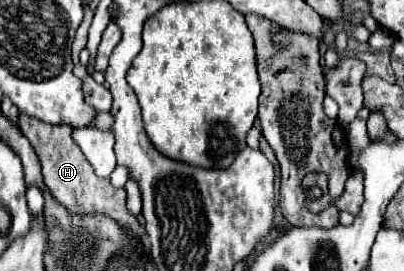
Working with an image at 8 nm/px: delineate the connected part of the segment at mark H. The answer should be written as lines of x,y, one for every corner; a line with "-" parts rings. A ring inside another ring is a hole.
24,113
18,115
18,127
28,137
30,145
34,147
40,165
44,183
48,185
50,193
66,205
72,213
106,213
112,219
116,219
120,225
124,225
126,231
132,231
136,237
142,235
142,229
138,225
138,219
126,209
126,191
112,187
108,179
102,179
94,173
92,165
84,157
78,143
72,139
74,127
72,125
52,125
44,121
36,121

